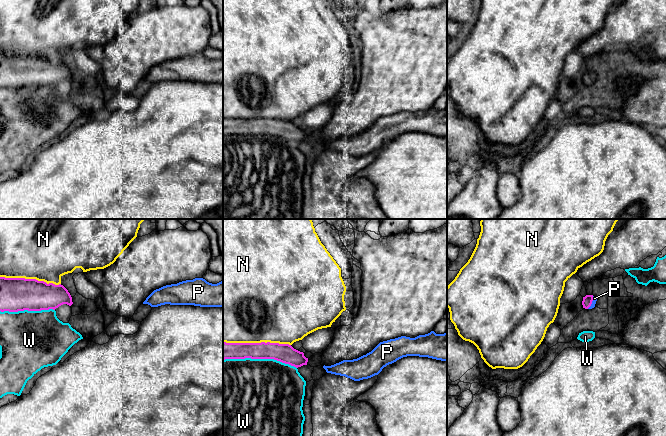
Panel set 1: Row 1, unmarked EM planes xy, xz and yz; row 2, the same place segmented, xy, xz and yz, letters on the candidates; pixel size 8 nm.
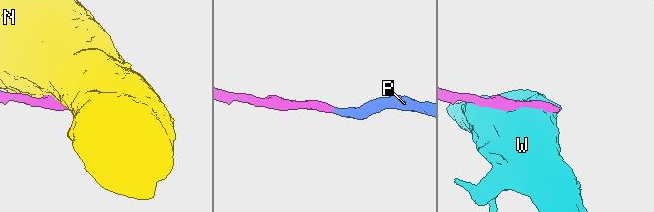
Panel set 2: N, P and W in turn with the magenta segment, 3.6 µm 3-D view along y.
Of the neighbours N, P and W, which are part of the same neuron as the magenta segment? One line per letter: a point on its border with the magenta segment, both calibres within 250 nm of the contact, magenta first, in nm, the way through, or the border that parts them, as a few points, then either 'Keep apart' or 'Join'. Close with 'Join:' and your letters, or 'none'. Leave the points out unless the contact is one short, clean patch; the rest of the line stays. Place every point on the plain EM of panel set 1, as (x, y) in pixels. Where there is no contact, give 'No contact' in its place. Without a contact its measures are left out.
N: Touches magenta at xz (257, 119). Thickness 160 nm (magenta) against 500 nm. Keep apart
P: Touches magenta at yz (591, 78). Thickness 80 nm (magenta) against 30 nm. Path across: yz (587, 76), (591, 78), (594, 74). Join
W: Touches magenta at xz (260, 134). Thickness 160 nm (magenta) against 500 nm. Keep apart
Join: P

